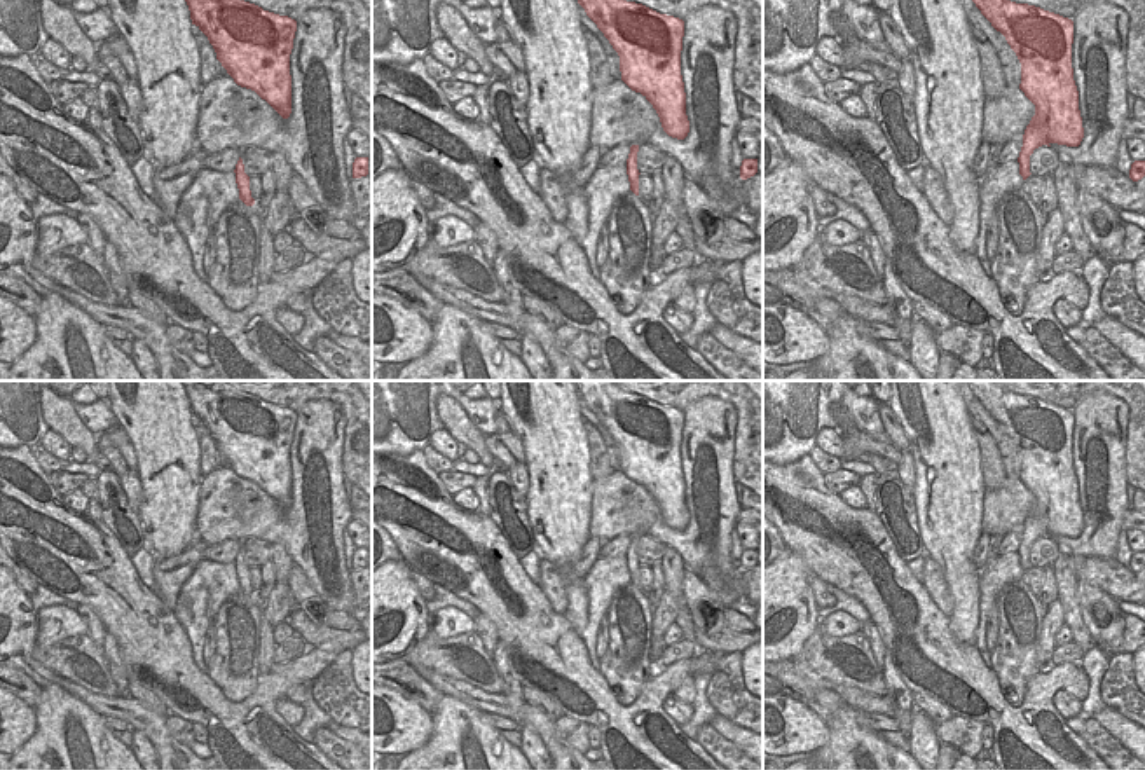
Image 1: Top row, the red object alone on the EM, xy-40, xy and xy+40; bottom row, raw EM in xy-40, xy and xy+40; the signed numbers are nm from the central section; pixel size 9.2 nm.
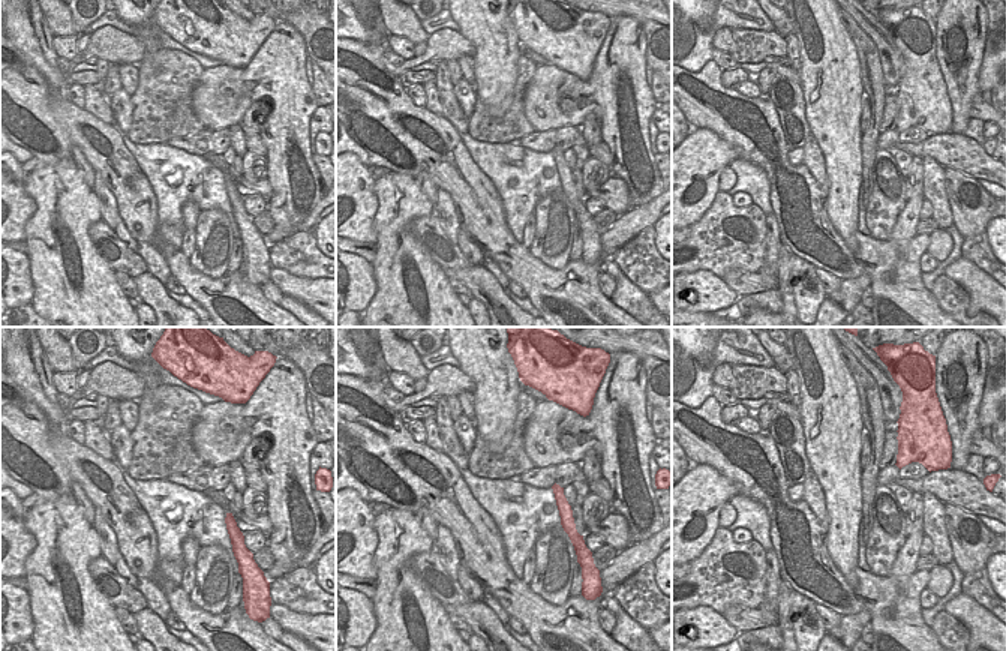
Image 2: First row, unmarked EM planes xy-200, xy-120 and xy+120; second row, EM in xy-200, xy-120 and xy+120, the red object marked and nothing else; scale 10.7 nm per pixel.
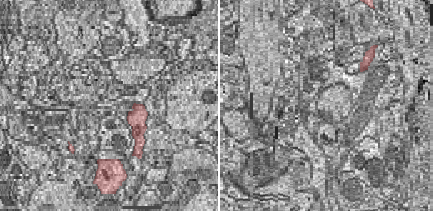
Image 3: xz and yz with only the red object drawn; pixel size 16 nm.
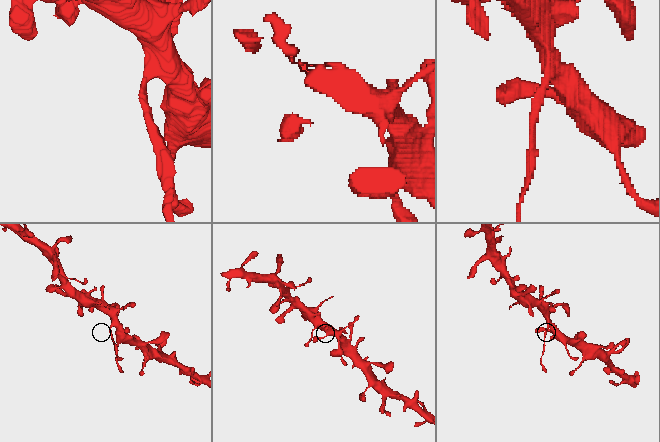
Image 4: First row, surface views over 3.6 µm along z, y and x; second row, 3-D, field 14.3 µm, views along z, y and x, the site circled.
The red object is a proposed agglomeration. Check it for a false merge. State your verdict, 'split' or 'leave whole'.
split

